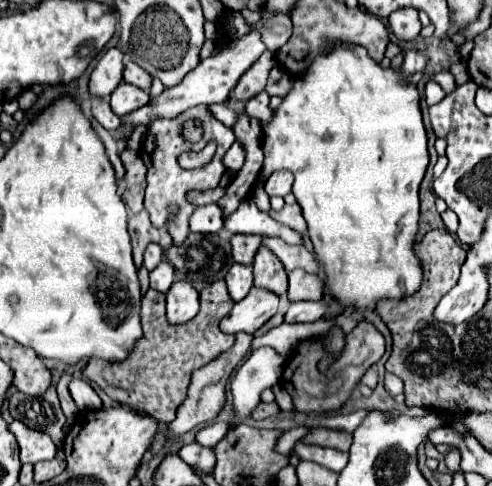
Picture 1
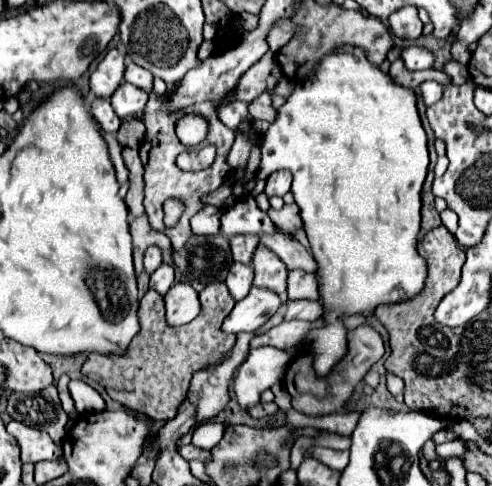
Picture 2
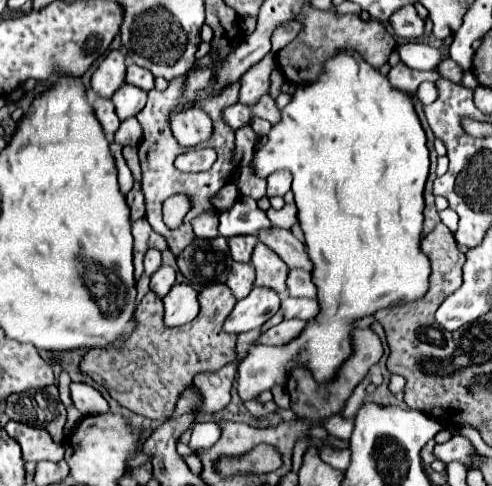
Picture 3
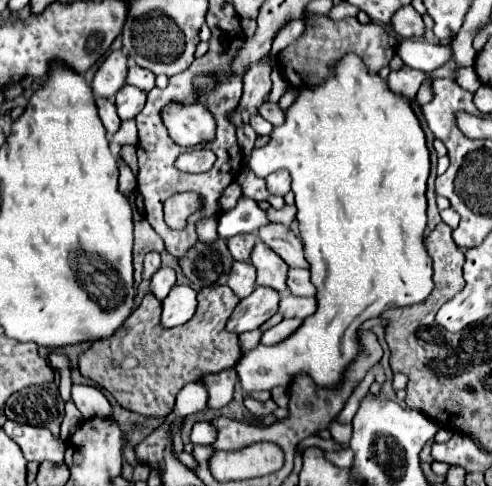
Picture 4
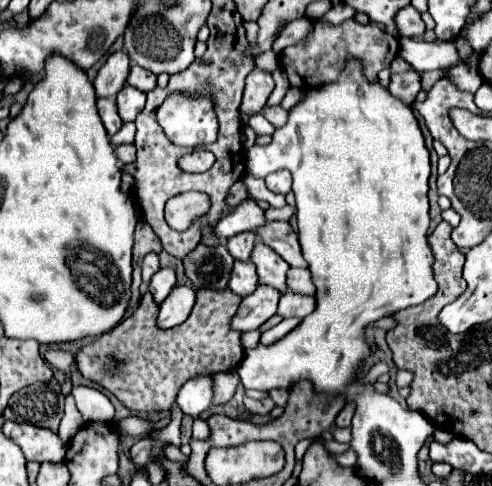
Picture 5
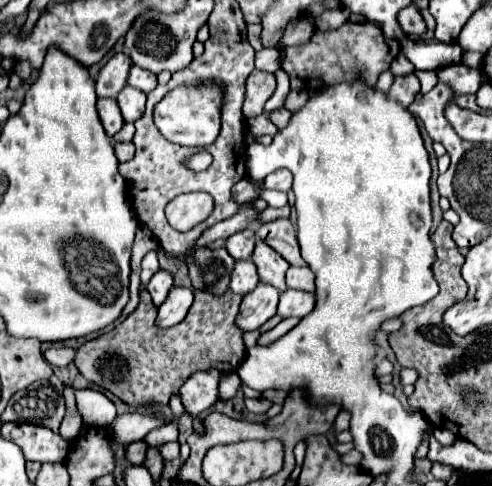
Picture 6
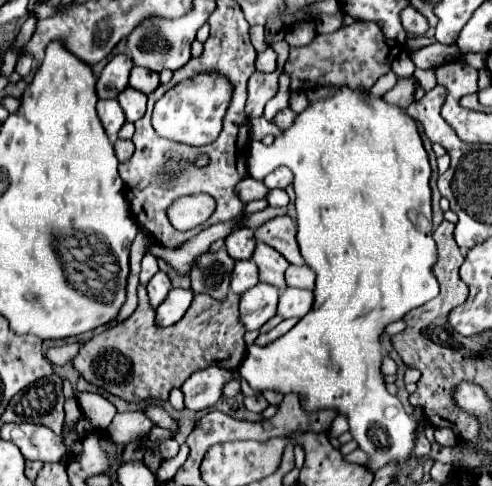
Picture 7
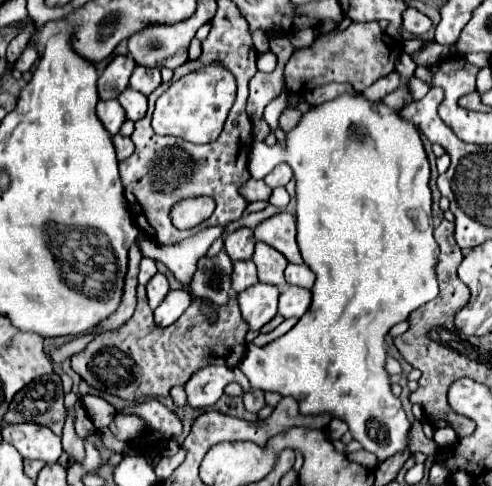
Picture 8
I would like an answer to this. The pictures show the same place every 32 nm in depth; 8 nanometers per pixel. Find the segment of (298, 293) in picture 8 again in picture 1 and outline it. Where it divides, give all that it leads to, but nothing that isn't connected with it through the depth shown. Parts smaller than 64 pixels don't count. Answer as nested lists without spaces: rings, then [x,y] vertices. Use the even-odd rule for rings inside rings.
[[[292,302],[286,312],[286,322],[316,322],[326,314],[324,302]]]

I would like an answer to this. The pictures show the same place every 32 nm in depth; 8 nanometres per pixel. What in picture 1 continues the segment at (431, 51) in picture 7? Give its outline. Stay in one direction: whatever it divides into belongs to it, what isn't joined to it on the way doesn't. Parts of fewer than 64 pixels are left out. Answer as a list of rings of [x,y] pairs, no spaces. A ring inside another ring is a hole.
[[[336,44],[312,62],[312,68],[306,72],[306,76],[302,76],[294,82],[294,88],[286,94],[284,102],[274,110],[274,118],[272,118],[272,122],[268,122],[268,126],[264,130],[264,142],[262,142],[264,164],[260,170],[260,180],[265,181],[276,170],[290,170],[294,174],[292,194],[296,196],[296,200],[302,208],[302,216],[308,224],[308,236],[314,244],[314,254],[322,262],[324,296],[330,302],[338,304],[342,310],[362,310],[362,308],[374,306],[380,300],[388,300],[388,298],[402,300],[402,298],[408,298],[420,290],[424,270],[422,270],[420,258],[414,252],[414,242],[416,242],[418,220],[420,220],[418,190],[420,190],[420,184],[422,184],[426,168],[428,168],[428,148],[426,148],[426,130],[424,130],[422,114],[420,114],[420,106],[418,106],[418,98],[420,98],[418,90],[416,90],[416,86],[406,84],[402,80],[402,76],[422,72],[426,66],[428,66],[428,56],[424,52],[408,50],[408,52],[404,52],[402,72],[396,74],[396,72],[392,72],[392,68],[382,70],[380,64],[376,64],[364,48],[352,46],[352,44]]]

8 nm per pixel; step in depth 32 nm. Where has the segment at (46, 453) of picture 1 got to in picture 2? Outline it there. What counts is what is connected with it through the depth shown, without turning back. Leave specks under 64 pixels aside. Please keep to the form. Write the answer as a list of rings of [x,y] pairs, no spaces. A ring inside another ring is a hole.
[[[22,422],[6,424],[6,430],[18,440],[22,448],[22,462],[40,462],[40,460],[58,460],[62,458],[62,446],[54,444],[52,438],[36,428],[30,428]]]

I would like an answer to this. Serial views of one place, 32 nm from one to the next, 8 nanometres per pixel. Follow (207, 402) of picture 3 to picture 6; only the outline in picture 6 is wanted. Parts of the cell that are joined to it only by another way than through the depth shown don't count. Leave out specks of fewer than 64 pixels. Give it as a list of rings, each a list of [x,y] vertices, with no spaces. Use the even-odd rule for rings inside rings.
[[[232,372],[232,374],[224,376],[222,382],[220,382],[220,398],[222,398],[222,400],[234,398],[236,392],[238,392],[238,388],[240,388],[240,384],[242,384],[242,380],[238,378],[238,374]]]

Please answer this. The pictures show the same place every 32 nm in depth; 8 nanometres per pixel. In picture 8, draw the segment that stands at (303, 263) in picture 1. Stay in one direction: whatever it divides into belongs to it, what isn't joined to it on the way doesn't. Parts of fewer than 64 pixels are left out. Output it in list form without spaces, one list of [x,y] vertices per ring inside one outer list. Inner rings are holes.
[[[278,212],[254,228],[254,238],[282,252],[288,262],[300,264],[302,256],[296,244],[296,218],[290,212]]]

